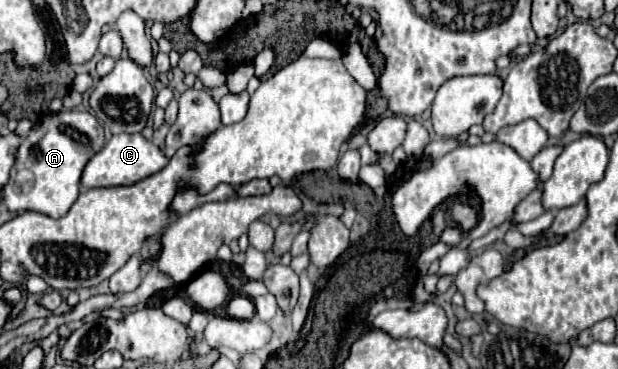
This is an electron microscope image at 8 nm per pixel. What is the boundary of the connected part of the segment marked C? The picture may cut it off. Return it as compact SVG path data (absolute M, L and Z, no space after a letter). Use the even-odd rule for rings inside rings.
M117 134L87 162L81 176L81 188L97 188L97 186L121 186L121 182L137 182L137 178L147 178L157 170L165 168L167 156L141 134Z

